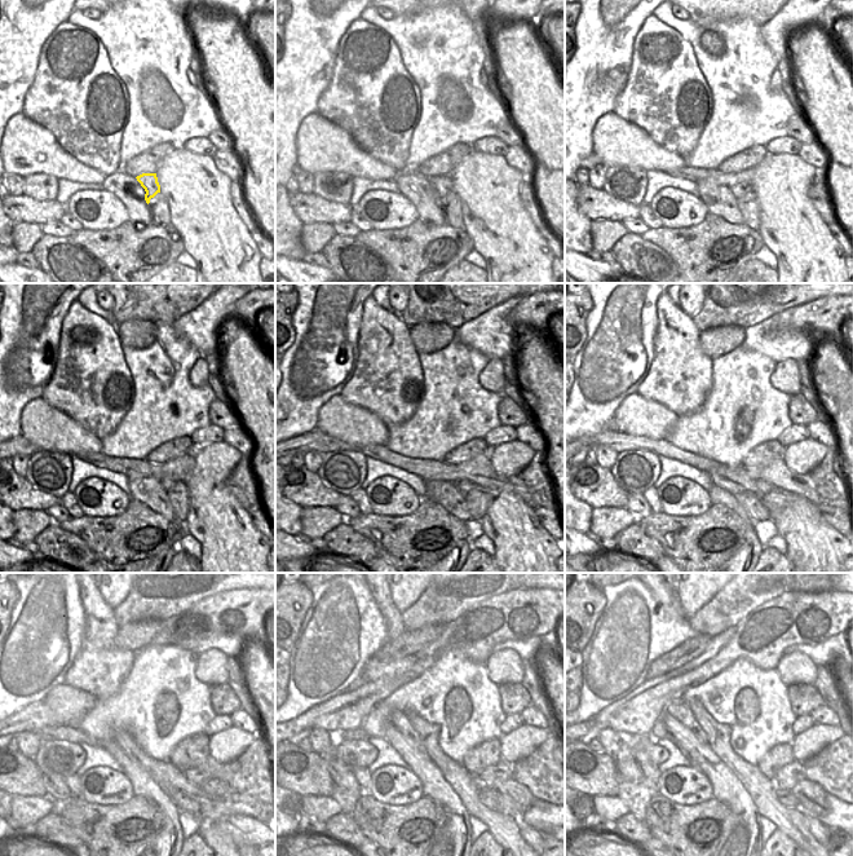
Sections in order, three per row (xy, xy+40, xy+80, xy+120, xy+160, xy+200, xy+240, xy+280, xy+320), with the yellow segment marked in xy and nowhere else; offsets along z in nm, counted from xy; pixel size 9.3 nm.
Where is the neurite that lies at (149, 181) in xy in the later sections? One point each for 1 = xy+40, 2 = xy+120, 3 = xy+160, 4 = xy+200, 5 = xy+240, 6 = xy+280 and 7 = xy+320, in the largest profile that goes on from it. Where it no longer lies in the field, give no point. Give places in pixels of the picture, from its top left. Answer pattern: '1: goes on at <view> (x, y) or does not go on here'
1: goes on at xy+40 (443, 186)
2: goes on at xy+120 (167, 484)
3: goes on at xy+160 (463, 486)
4: goes on at xy+200 (761, 486)
5: goes on at xy+240 (197, 776)
6: goes on at xy+280 (493, 776)
7: goes on at xy+320 (791, 773)

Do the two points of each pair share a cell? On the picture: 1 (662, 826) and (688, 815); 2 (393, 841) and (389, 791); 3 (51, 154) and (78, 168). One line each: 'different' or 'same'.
1: same
2: different
3: same

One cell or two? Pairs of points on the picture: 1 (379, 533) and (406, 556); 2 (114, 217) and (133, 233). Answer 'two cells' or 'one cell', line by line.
1: one cell
2: two cells

